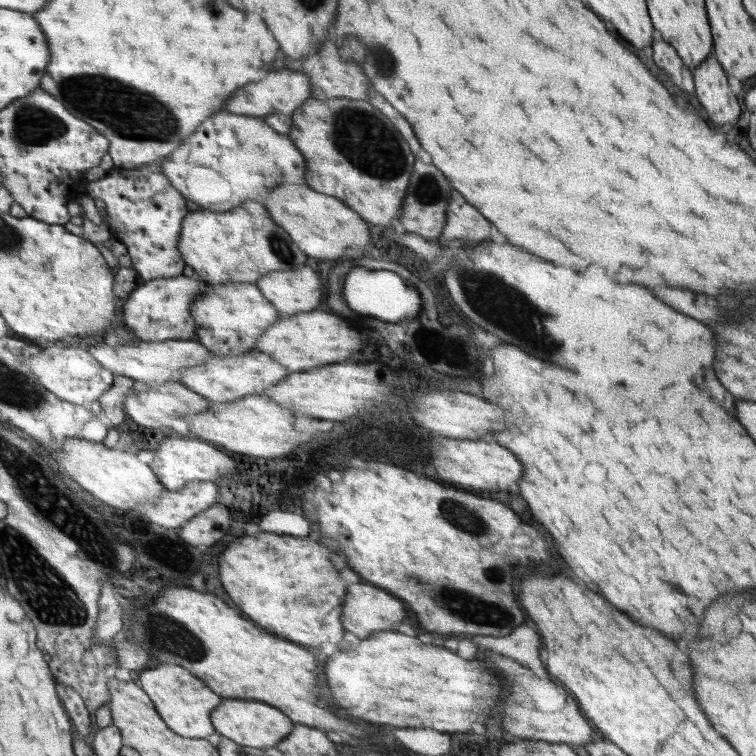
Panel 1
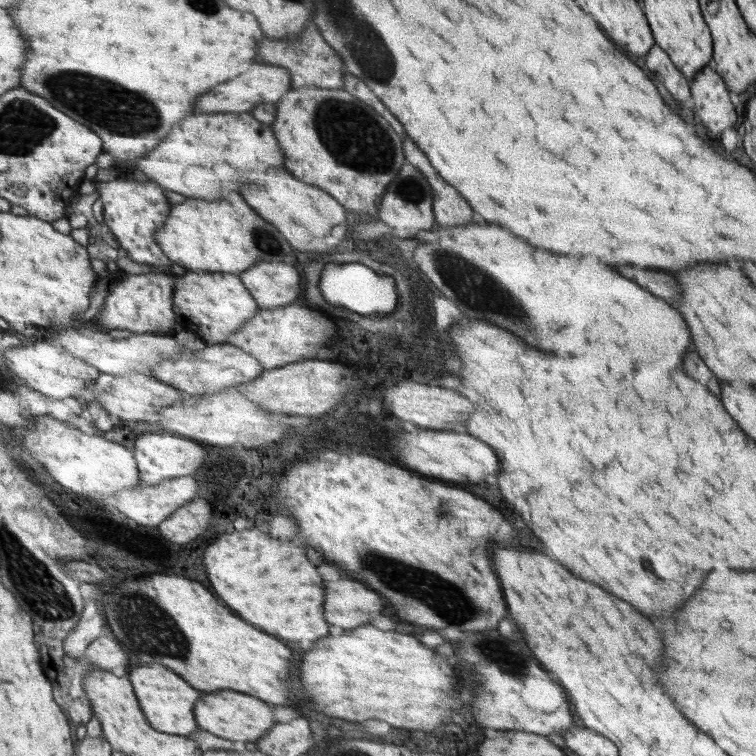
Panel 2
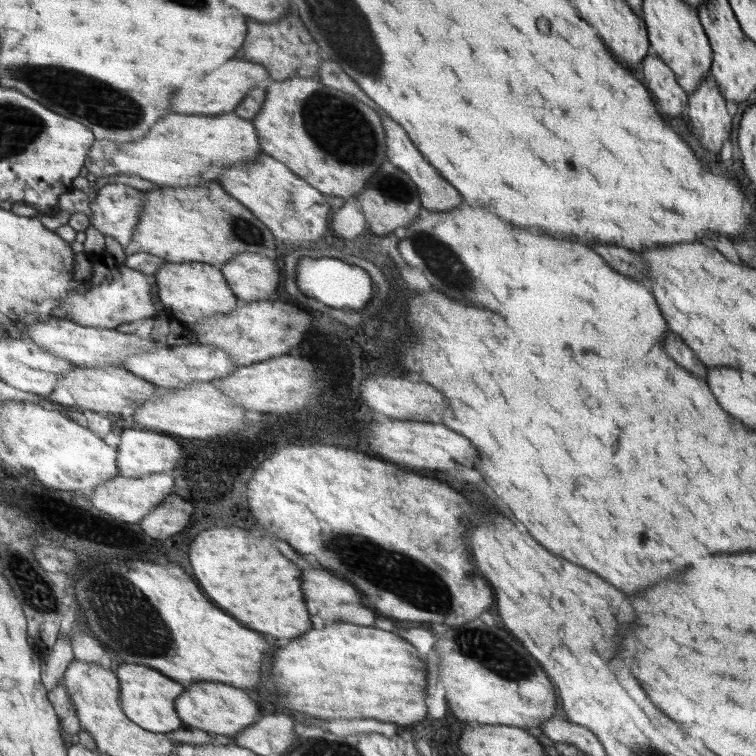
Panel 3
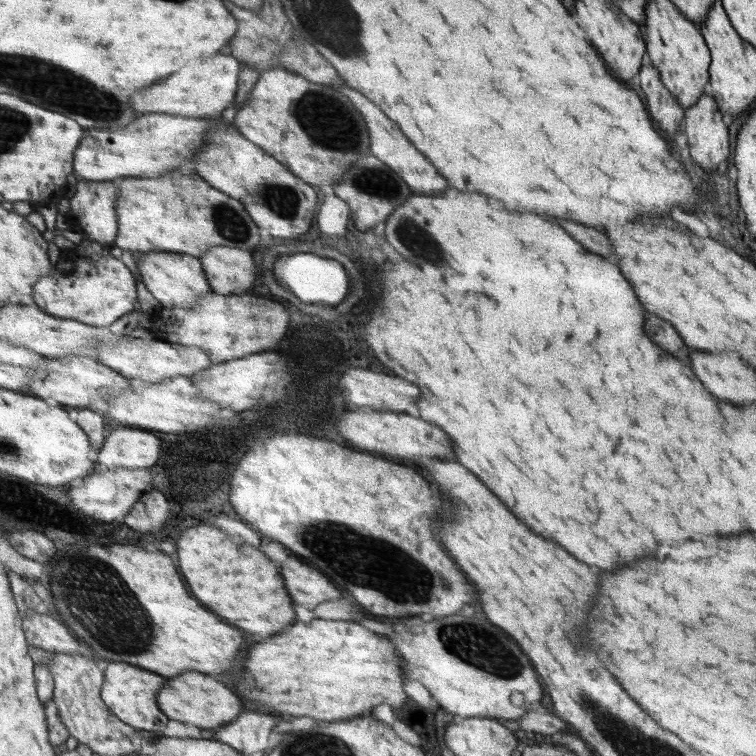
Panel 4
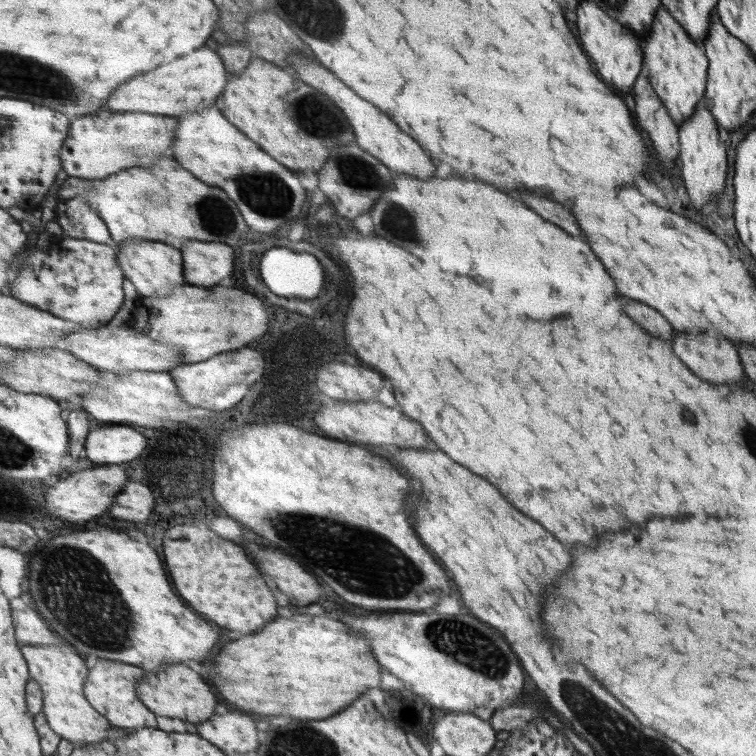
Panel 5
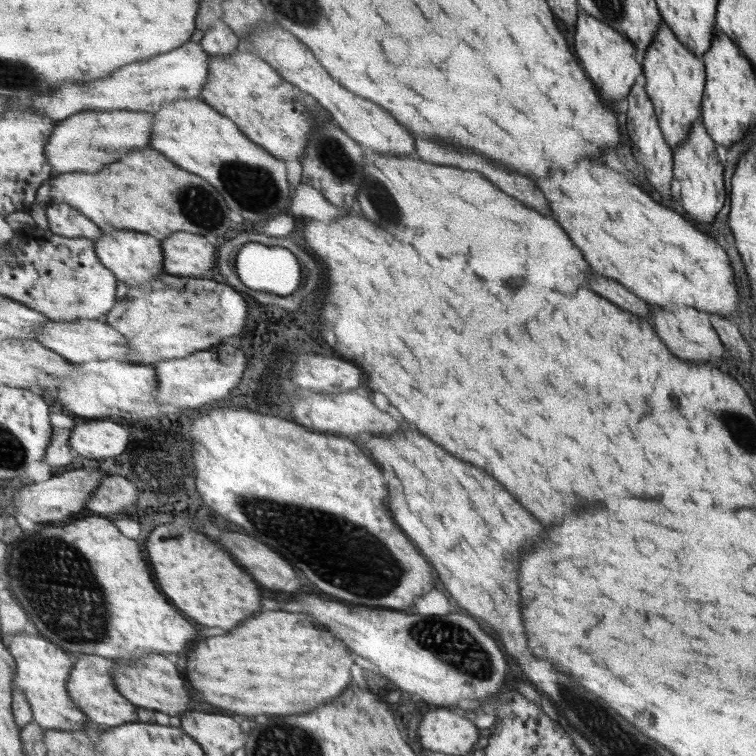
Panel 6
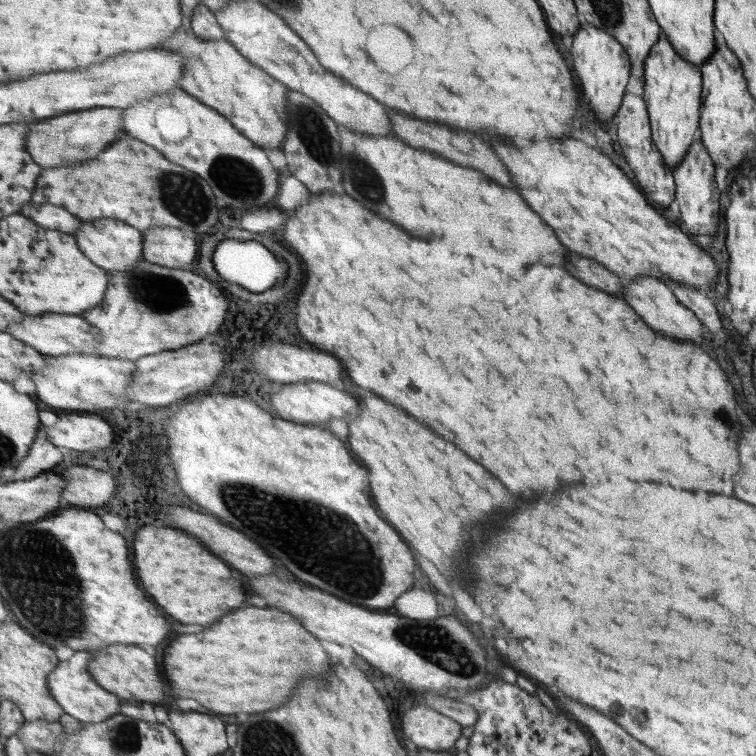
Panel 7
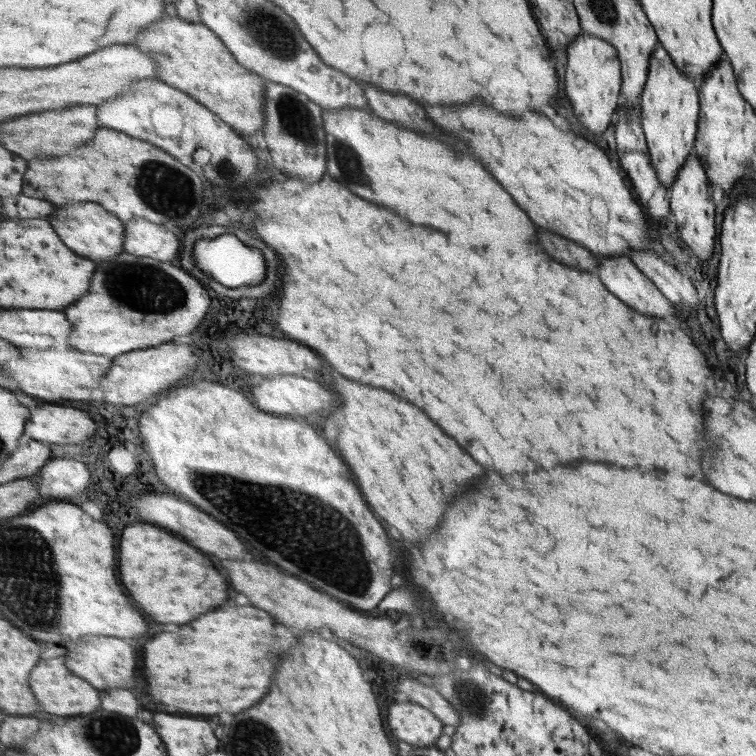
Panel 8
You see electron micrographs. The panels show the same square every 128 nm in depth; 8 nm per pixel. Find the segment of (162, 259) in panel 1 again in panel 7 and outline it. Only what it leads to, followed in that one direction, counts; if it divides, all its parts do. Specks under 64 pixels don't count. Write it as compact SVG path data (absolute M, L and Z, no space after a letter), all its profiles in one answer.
M26 203L20 214L36 221L42 228L59 230L68 234L74 234L74 231L78 231L78 227L83 226L83 220L80 217L52 203L41 205Z

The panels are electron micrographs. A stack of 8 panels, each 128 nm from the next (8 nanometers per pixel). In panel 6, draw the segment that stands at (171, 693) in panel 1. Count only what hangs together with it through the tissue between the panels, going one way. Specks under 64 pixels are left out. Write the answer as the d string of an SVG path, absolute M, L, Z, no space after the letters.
M78 654L77 666L69 678L69 694L74 704L78 706L96 724L116 727L124 723L138 721L136 705L123 693L118 692L117 682L114 681L114 660L93 654Z

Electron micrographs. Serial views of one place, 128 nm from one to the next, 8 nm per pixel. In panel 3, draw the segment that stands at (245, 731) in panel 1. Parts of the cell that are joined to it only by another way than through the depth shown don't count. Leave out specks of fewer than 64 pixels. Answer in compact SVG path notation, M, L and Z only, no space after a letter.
M198 681L186 687L186 691L178 695L178 716L184 725L197 728L210 734L221 734L222 736L234 738L248 727L258 722L264 713L258 704L246 696L242 690L212 681Z

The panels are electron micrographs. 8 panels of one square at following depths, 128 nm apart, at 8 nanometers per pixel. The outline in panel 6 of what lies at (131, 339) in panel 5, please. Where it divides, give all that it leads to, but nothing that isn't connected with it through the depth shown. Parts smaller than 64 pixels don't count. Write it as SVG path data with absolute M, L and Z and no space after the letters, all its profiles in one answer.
M102 320L50 321L42 323L42 327L38 329L38 334L35 335L36 338L33 340L40 342L46 348L50 348L52 352L64 356L66 360L70 360L74 364L88 363L96 359L132 362L132 360L128 360L130 348L128 348L126 336L122 336L117 329L112 328Z

